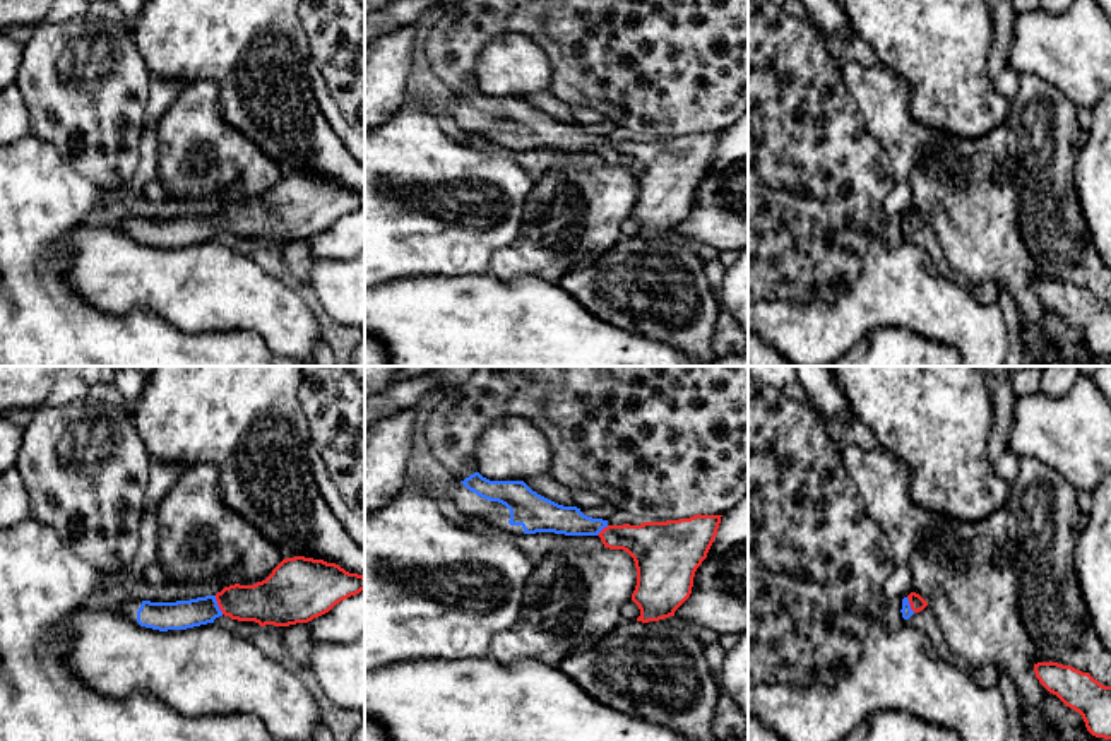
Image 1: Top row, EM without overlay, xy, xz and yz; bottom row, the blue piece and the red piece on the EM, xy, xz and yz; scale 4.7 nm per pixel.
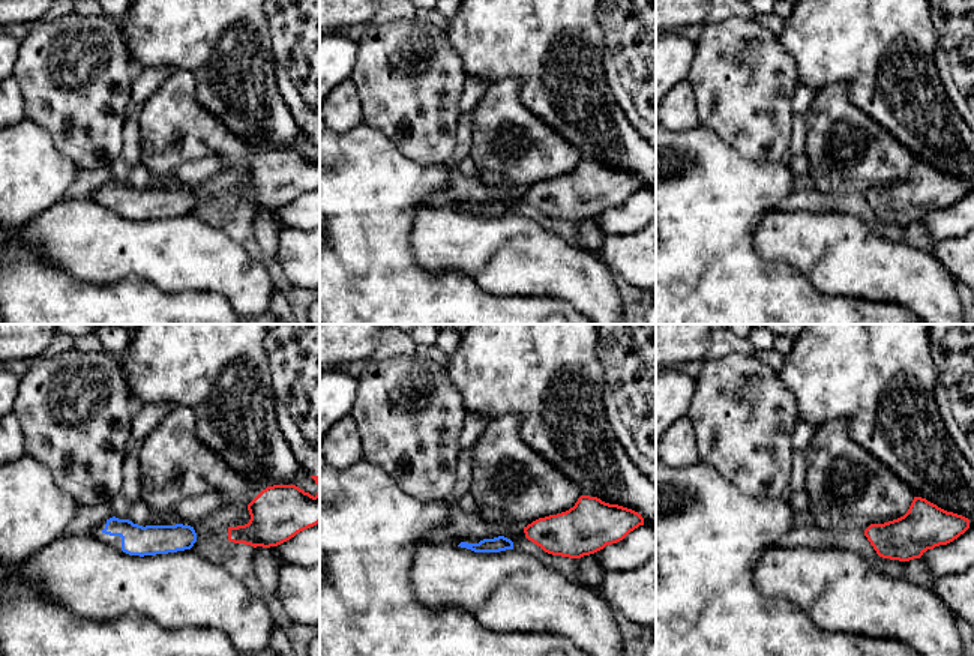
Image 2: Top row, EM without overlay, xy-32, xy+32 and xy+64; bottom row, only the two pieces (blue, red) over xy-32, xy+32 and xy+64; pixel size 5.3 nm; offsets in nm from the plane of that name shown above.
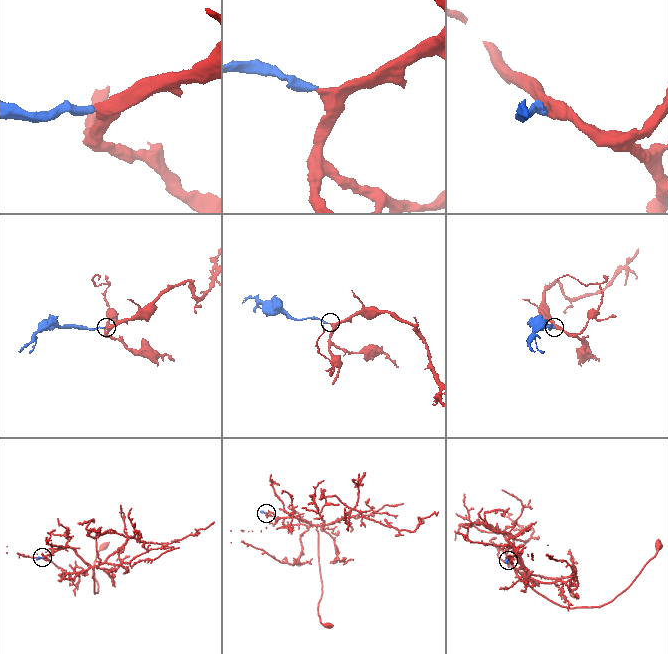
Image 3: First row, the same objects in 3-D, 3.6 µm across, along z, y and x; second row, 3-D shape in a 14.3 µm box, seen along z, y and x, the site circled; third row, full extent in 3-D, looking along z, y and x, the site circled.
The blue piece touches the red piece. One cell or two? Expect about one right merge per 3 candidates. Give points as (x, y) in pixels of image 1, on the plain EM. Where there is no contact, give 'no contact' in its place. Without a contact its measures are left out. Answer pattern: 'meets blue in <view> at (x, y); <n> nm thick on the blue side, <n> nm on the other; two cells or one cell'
meets blue in xy at (216, 221); 140 nm thick on the blue side, 200 nm on the other; one cell

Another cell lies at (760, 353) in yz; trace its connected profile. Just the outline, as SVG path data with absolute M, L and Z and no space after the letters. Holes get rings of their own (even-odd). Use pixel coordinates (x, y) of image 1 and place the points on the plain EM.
M748 332L748 366L794 366L774 346Z

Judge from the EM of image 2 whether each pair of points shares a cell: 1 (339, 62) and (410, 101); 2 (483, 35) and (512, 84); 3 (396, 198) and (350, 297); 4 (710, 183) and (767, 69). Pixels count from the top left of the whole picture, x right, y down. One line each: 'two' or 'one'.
1: two
2: two
3: one
4: two

